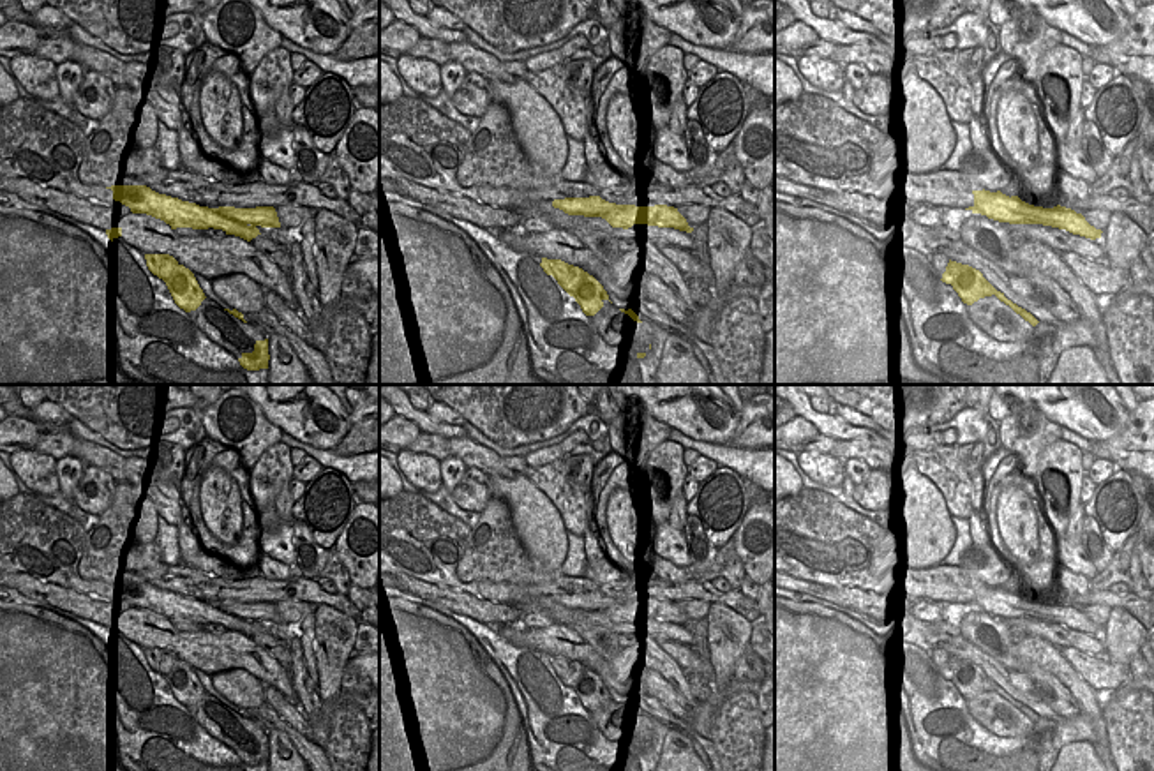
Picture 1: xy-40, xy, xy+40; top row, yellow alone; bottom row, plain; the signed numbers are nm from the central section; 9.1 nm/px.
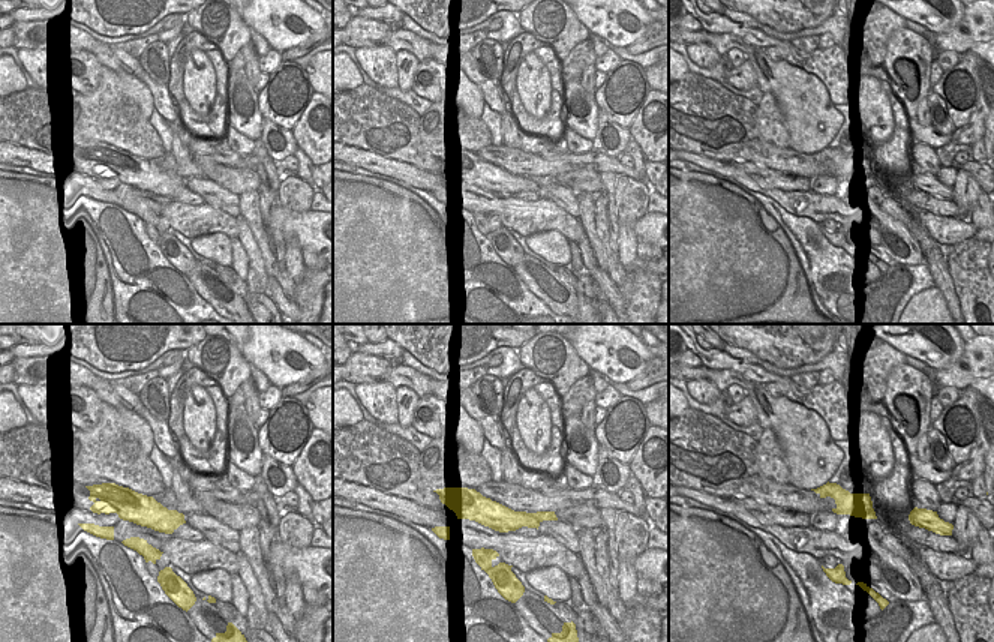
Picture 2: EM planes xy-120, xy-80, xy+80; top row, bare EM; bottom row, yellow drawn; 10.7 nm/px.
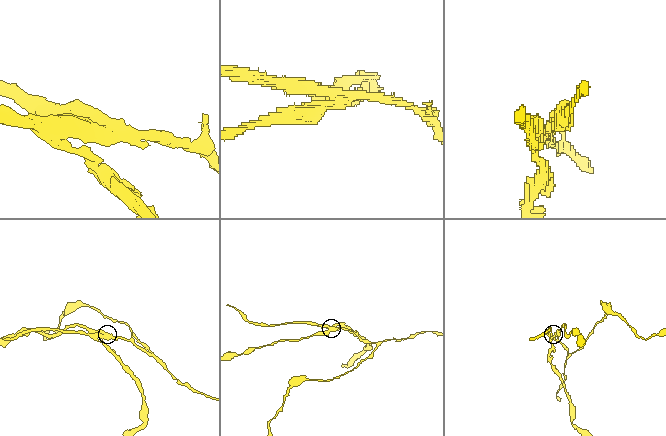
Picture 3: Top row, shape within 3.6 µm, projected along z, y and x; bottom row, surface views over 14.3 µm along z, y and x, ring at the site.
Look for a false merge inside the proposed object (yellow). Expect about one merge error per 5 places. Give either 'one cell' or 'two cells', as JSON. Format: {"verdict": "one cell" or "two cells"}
{"verdict": "two cells"}

